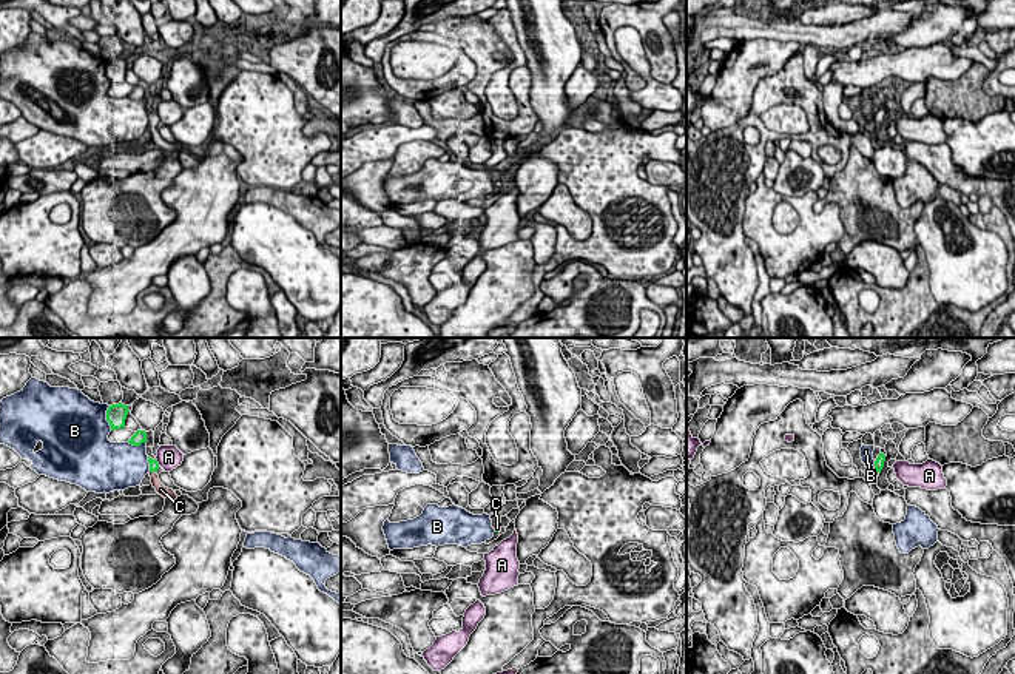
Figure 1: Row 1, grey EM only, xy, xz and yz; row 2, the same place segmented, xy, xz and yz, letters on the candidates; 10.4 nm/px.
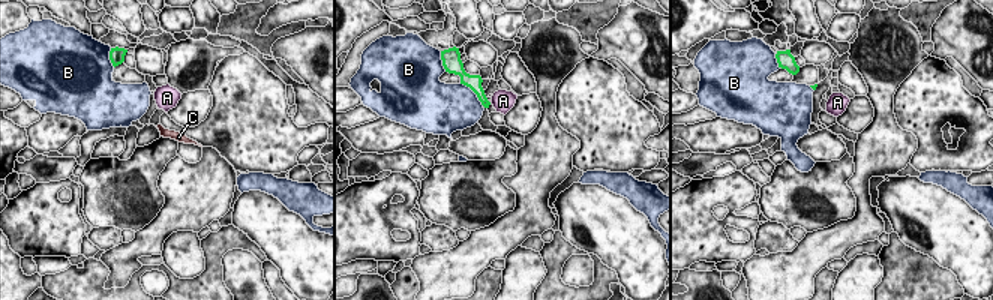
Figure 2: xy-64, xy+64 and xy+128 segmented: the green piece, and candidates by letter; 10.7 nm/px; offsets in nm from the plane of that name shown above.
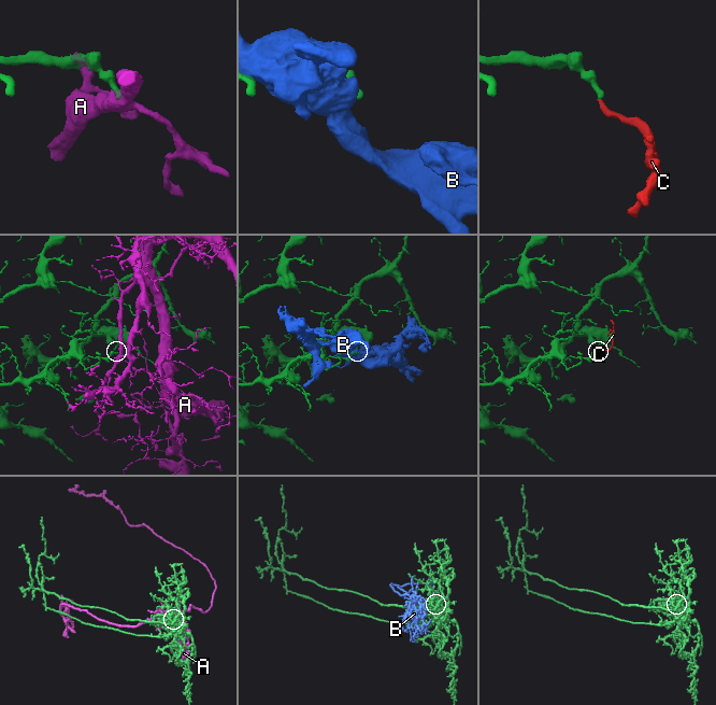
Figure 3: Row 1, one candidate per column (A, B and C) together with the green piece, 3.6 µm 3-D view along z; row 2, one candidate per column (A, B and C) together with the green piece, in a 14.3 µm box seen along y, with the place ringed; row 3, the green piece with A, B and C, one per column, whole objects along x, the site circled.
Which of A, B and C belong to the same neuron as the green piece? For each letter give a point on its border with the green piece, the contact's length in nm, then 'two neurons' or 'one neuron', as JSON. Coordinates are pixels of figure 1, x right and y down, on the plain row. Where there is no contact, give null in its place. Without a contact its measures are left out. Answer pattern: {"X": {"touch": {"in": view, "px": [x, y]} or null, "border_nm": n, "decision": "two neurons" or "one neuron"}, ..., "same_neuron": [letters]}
{"A": {"touch": {"in": "xy", "px": [156, 116]}, "border_nm": 90, "decision": "two neurons"}, "B": {"touch": {"in": "xy", "px": [107, 73]}, "border_nm": 260, "decision": "two neurons"}, "C": {"touch": {"in": "xy", "px": [153, 125]}, "border_nm": 70, "decision": "one neuron"}, "same_neuron": ["C"]}

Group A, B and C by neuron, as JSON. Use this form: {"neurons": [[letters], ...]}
{"neurons": [["A"], ["B"], ["C"]]}

